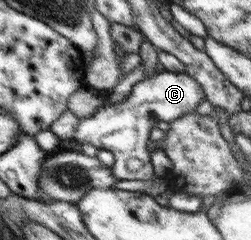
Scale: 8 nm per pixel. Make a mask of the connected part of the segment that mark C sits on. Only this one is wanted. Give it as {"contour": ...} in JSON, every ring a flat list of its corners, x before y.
{"contour":[[162,71,153,77,145,76,123,101,114,105,103,104,89,118,80,119,73,137,80,143,87,141,112,152,116,158,112,173,118,180,150,180,156,176,147,149,151,129,157,126,157,122,170,123,195,111,205,98,201,85,185,72]]}

